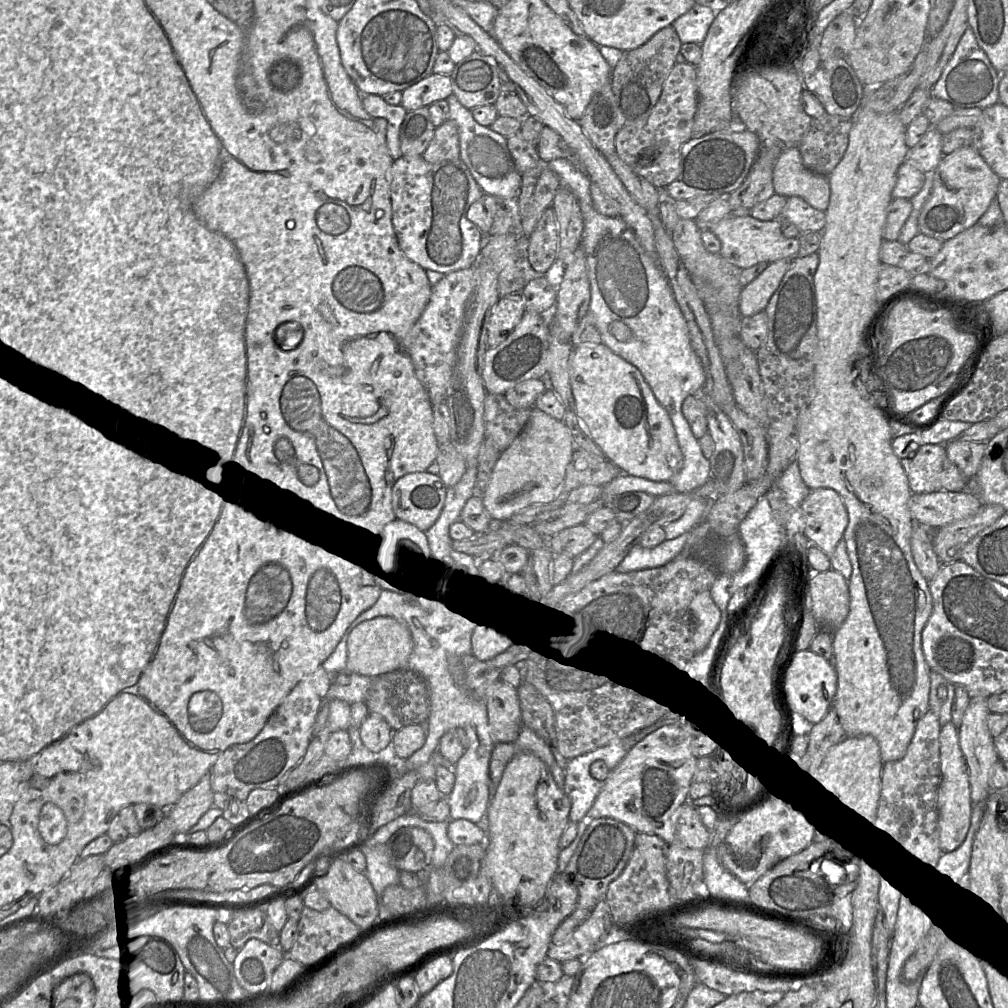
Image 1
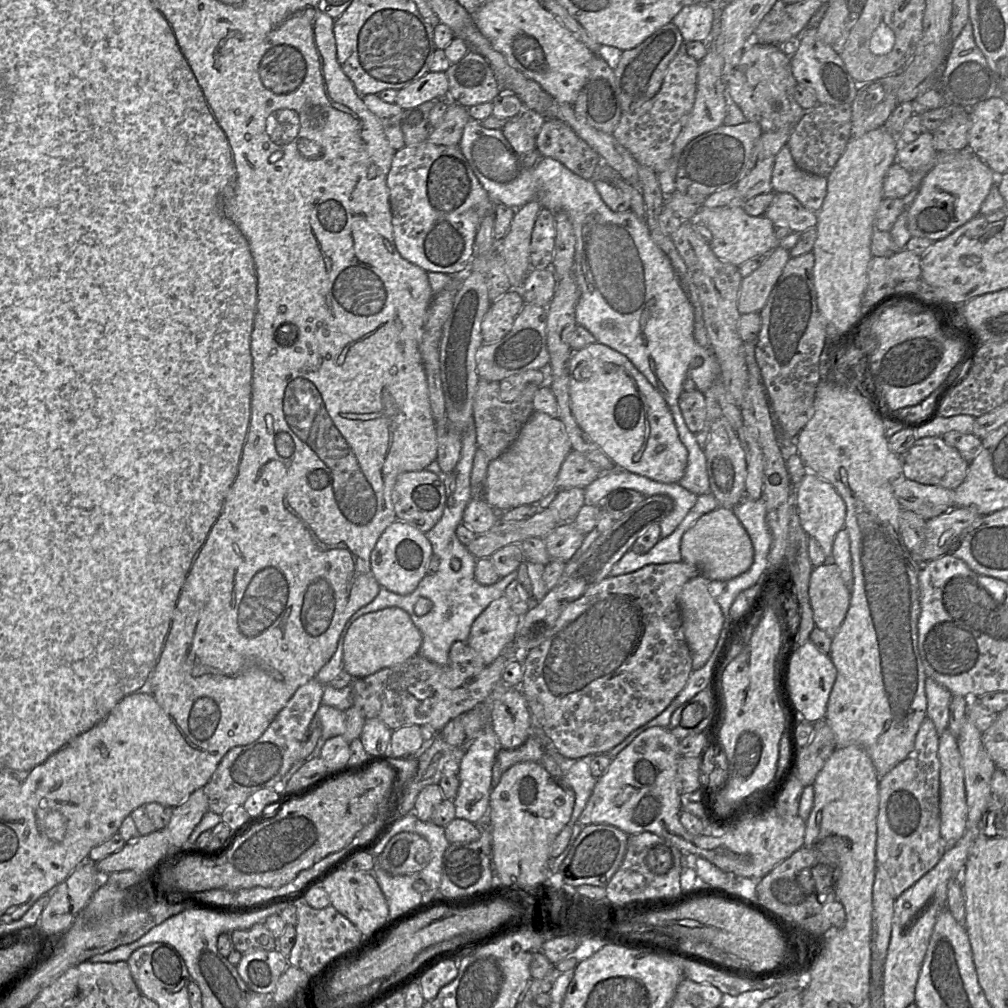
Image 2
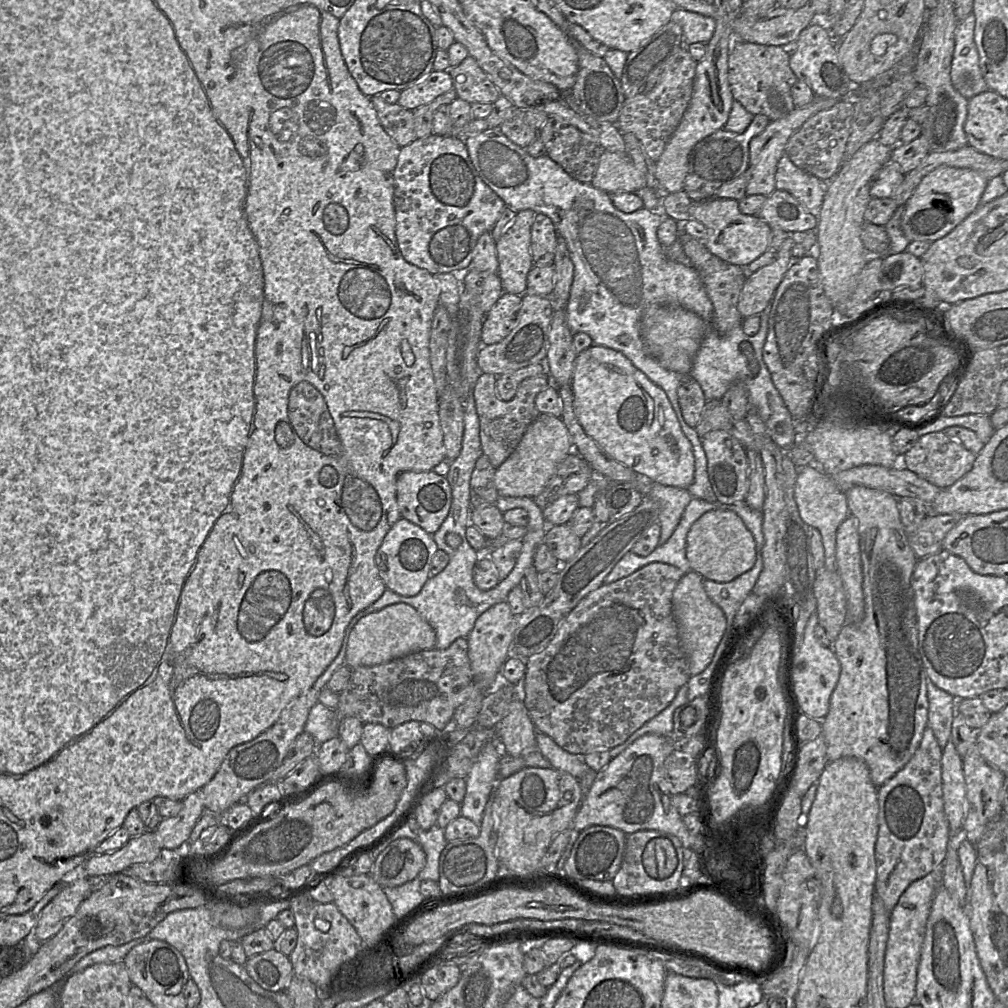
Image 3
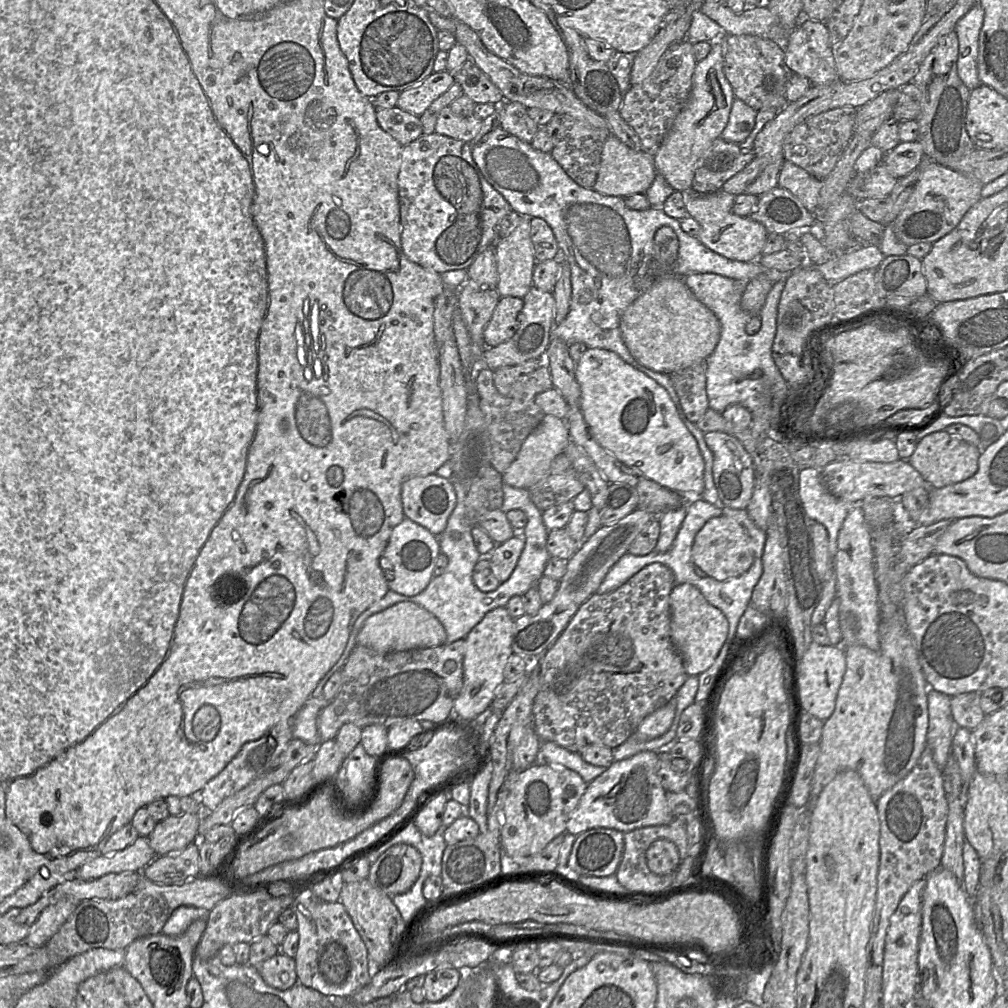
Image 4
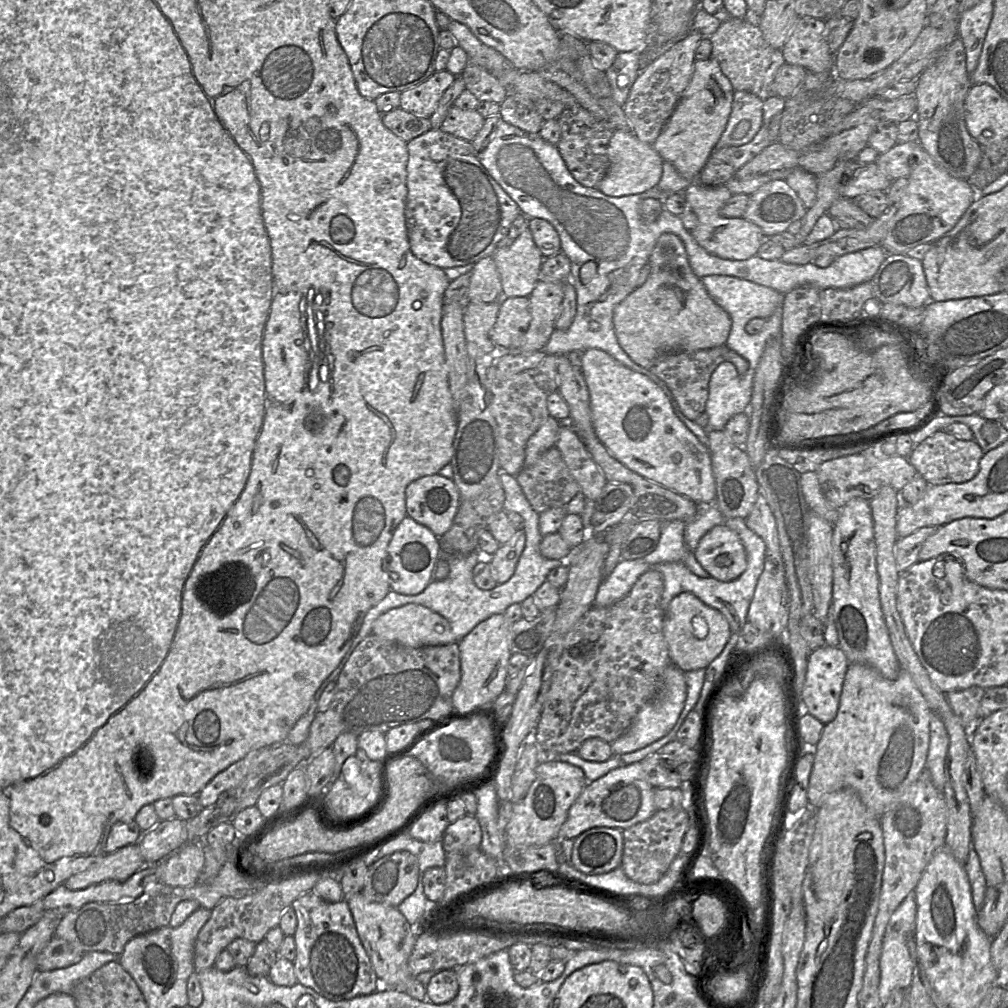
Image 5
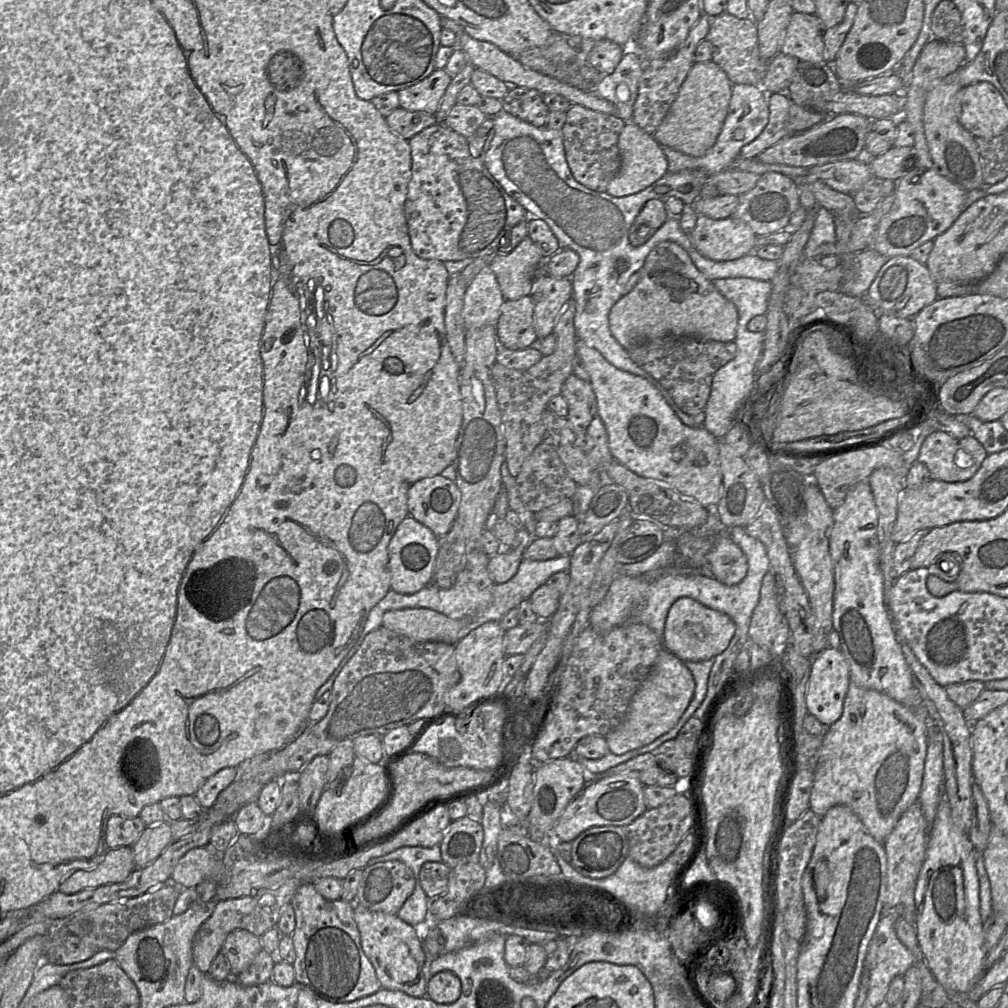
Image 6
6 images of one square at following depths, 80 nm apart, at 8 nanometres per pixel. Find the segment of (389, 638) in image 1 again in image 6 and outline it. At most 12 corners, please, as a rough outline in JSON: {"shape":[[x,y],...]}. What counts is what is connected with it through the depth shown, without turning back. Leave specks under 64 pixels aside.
{"shape":[[428,608],[388,611],[382,627],[420,642],[456,645],[468,622]]}

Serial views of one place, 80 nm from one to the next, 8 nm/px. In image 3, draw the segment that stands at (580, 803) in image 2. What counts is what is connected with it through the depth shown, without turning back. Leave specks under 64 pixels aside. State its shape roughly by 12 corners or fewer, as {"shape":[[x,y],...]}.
{"shape":[[536,734],[536,748],[553,768],[579,780],[584,798],[597,776],[584,755]]}

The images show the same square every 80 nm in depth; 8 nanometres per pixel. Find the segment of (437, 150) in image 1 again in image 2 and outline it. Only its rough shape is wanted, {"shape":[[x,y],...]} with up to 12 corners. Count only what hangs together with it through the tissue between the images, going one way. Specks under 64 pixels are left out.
{"shape":[[448,101],[443,120],[427,141],[457,146],[470,118],[467,108]]}

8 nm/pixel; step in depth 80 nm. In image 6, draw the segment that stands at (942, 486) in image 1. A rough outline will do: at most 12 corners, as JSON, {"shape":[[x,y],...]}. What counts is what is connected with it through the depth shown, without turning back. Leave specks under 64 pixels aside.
{"shape":[[934,431],[917,461],[931,479],[964,482],[987,456],[973,435]]}

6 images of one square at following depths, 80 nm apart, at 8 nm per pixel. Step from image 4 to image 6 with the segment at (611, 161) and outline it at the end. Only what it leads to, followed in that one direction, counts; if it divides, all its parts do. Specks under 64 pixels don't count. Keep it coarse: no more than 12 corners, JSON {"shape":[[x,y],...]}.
{"shape":[[632,122],[618,140],[619,173],[606,193],[624,197],[668,172],[661,145]]}

